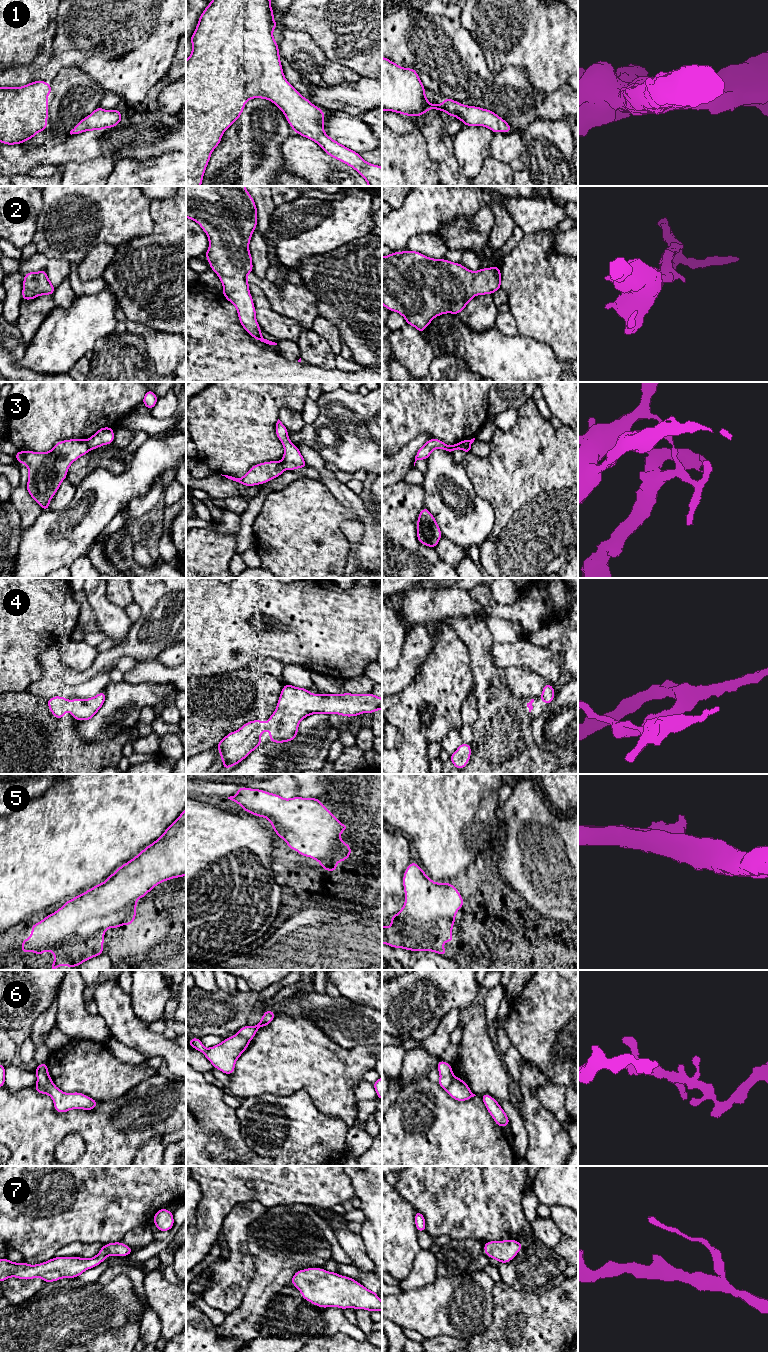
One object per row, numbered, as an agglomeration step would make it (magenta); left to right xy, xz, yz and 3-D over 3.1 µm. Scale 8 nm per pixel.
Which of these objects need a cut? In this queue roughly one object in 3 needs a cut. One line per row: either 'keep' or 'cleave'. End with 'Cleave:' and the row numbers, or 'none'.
1: keep
2: keep
3: cleave
4: keep
5: keep
6: cleave
7: keep
Cleave: 3, 6

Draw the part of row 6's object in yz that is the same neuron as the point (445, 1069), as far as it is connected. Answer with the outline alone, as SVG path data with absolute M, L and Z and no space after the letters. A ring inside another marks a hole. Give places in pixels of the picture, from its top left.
M440 1060L436 1066L440 1074L438 1084L443 1090L447 1091L454 1077L452 1072L452 1065L443 1060Z

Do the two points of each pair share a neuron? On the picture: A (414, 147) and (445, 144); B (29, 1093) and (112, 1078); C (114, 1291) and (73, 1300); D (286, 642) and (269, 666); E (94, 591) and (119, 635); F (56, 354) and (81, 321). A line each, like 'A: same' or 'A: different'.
A: different
B: different
C: same
D: different
E: same
F: same

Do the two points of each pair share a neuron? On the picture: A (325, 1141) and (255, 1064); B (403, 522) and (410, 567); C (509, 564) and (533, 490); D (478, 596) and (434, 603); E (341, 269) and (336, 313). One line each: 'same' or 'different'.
A: different
B: same
C: same
D: different
E: same

